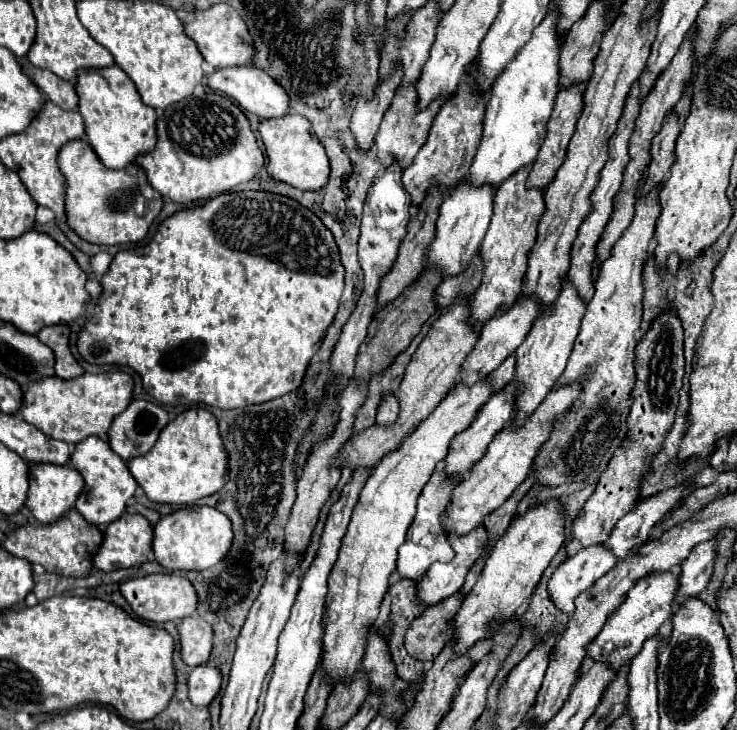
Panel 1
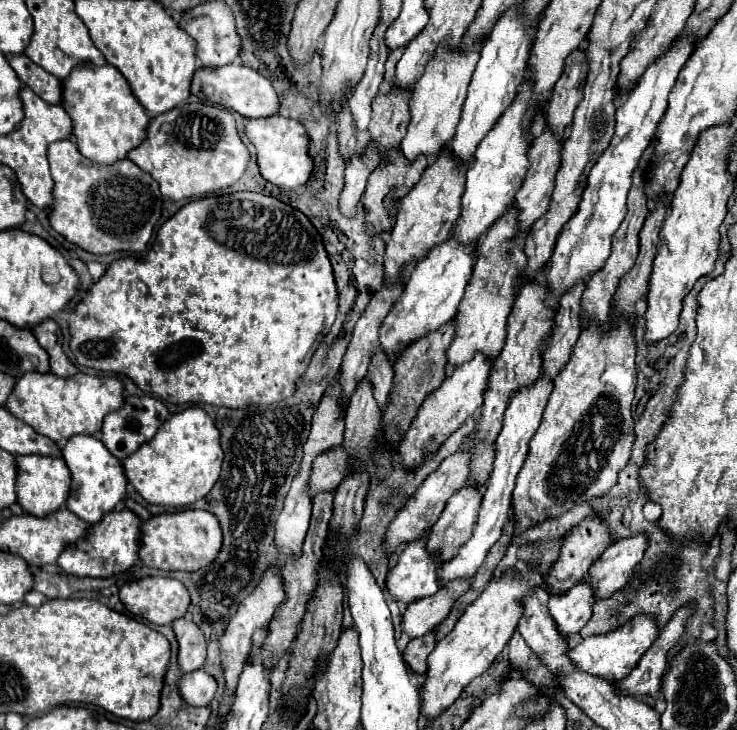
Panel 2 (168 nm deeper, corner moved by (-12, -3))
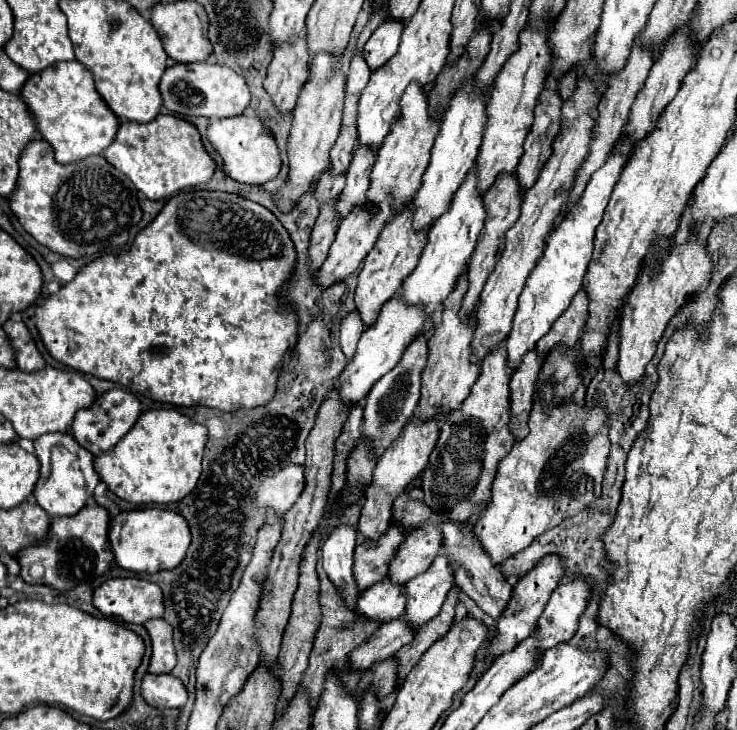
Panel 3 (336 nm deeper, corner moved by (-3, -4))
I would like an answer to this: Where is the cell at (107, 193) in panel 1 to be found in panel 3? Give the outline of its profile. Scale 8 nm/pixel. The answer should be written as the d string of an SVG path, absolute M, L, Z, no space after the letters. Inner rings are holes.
M33 139L23 149L23 155L19 155L19 187L15 187L15 195L9 195L9 209L39 245L63 257L89 257L101 251L121 249L129 243L131 229L135 229L141 221L137 189L127 175L109 165L101 155L61 165L55 161L53 149L43 139Z

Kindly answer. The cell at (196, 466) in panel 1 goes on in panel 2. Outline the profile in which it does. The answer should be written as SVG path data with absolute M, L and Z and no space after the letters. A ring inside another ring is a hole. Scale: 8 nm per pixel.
M186 408L174 414L160 426L152 442L146 442L130 458L122 462L128 482L150 504L162 506L188 506L202 500L208 490L218 482L224 462L224 450L220 446L220 430L214 420L202 408Z

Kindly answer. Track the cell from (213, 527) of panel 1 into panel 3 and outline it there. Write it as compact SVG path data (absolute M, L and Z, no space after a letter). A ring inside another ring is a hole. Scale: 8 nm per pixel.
M131 509L121 511L117 517L109 521L109 545L115 557L115 563L121 569L135 573L157 573L165 569L177 567L191 543L191 531L187 521L175 513L165 509Z

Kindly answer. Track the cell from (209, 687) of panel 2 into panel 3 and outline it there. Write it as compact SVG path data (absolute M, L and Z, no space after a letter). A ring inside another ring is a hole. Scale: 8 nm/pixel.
M147 673L141 681L141 697L155 709L179 709L187 703L187 689L173 675Z

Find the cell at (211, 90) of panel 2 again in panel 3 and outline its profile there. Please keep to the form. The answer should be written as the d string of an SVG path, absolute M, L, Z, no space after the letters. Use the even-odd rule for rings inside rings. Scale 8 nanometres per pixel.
M175 63L167 67L163 79L159 81L159 91L163 95L163 107L179 117L231 117L241 115L247 109L251 93L241 75L233 69L217 63Z

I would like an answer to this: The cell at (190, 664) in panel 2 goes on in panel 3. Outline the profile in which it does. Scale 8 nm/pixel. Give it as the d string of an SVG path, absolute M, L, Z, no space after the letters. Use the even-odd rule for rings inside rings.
M147 619L143 625L151 637L151 659L149 659L149 673L169 673L175 663L175 647L173 647L173 629L163 619Z

